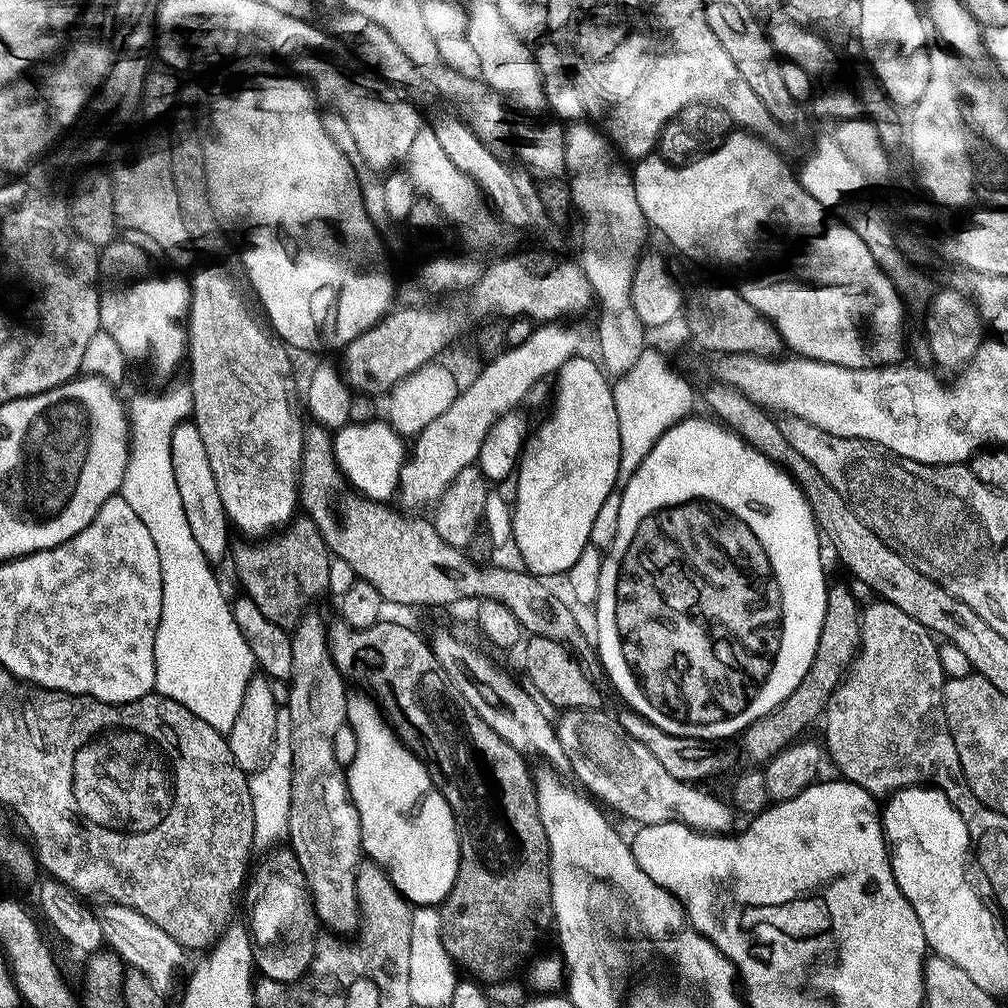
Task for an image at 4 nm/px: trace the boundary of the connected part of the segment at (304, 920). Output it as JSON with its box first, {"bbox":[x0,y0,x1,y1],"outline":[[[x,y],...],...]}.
{"bbox":[242,847,322,986],"outline":[[[287,847],[280,848],[273,854],[272,860],[264,864],[264,869],[256,876],[256,881],[251,881],[246,892],[244,904],[244,938],[242,940],[246,955],[255,971],[263,974],[267,979],[278,982],[281,986],[298,986],[306,980],[313,969],[314,958],[318,953],[319,942],[322,937],[320,929],[320,907],[318,898],[310,886],[308,877],[298,874],[294,857]]]}

